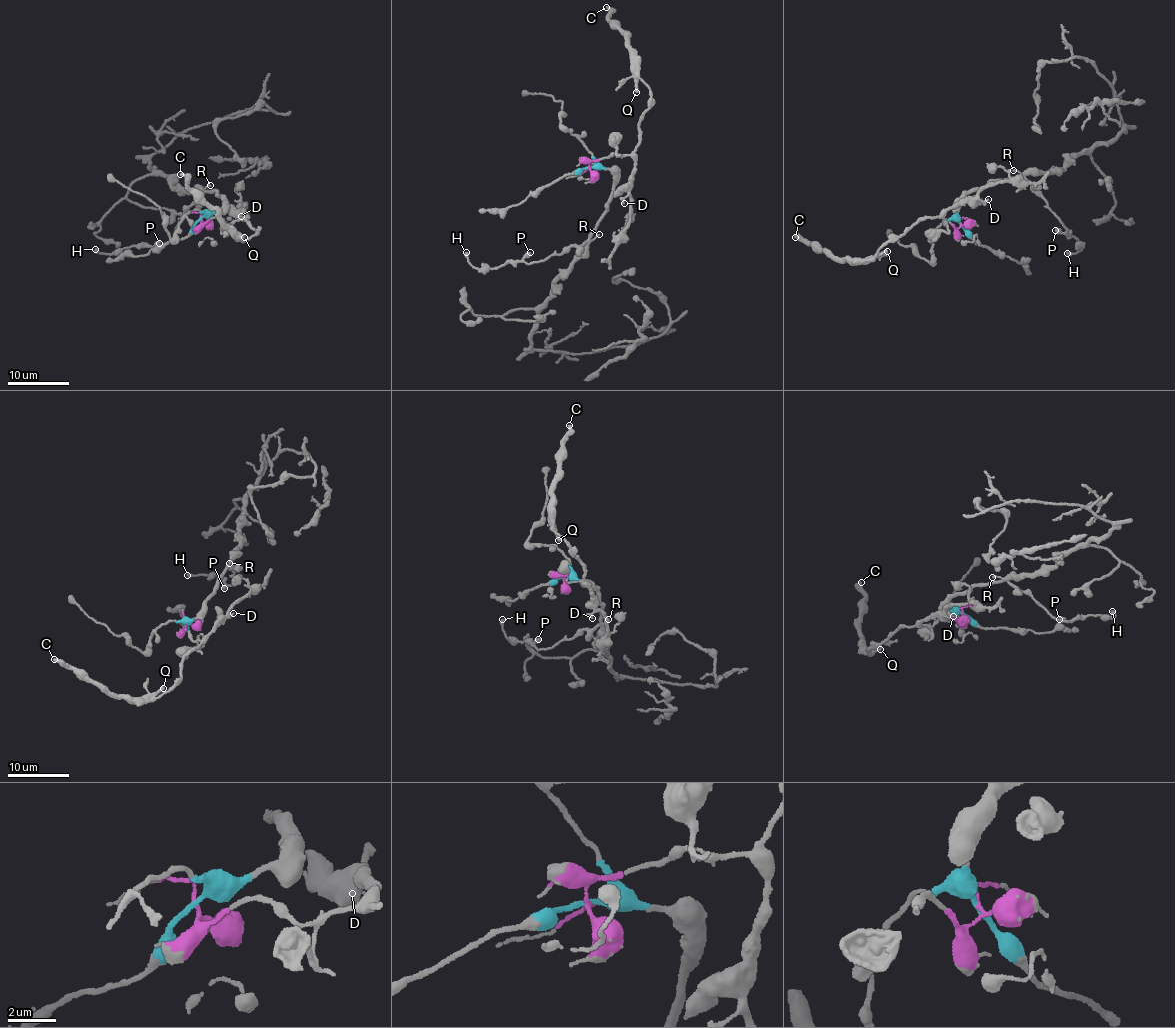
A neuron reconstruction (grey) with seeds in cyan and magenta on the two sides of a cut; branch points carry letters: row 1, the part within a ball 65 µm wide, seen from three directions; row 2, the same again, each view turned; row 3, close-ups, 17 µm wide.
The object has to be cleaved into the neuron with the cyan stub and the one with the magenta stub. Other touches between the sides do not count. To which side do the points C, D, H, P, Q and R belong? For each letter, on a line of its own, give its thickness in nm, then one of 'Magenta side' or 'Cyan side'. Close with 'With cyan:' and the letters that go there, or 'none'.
C: Thickness 320 nm. Magenta side
D: Thickness 200 nm. Magenta side
H: Thickness 360 nm. Cyan side
P: Thickness 480 nm. Cyan side
Q: Thickness 280 nm. Magenta side
R: Thickness 100 nm. Cyan side
With cyan: H, P, R

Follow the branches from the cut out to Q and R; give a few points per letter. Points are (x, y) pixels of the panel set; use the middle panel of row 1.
Q: (590, 168), (591, 162), (631, 154), (638, 144), (638, 126), (651, 94), (639, 78), (636, 92)
R: (588, 168), (606, 167), (616, 182), (604, 213), (590, 238), (595, 239), (599, 234)

